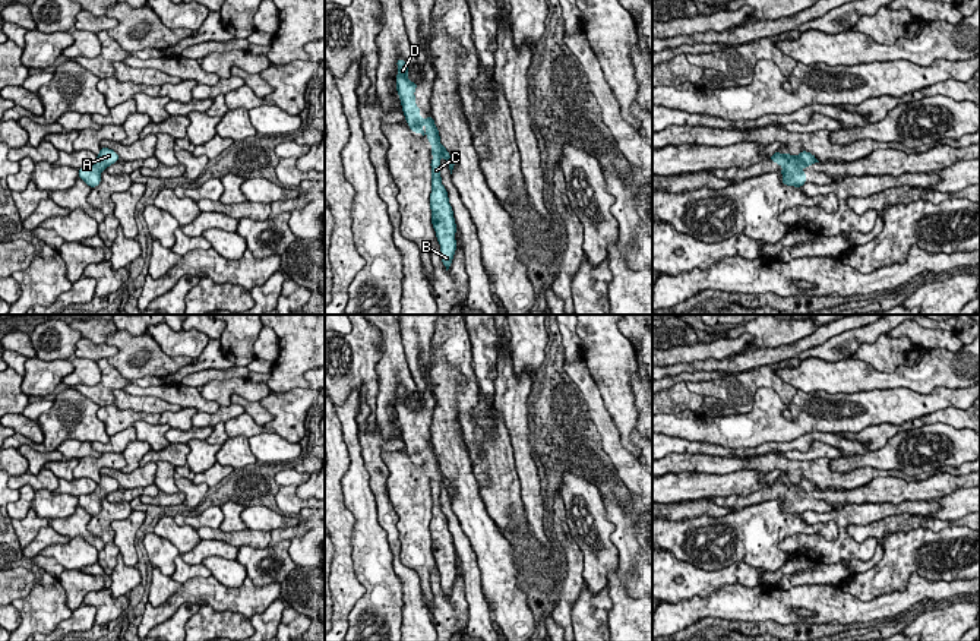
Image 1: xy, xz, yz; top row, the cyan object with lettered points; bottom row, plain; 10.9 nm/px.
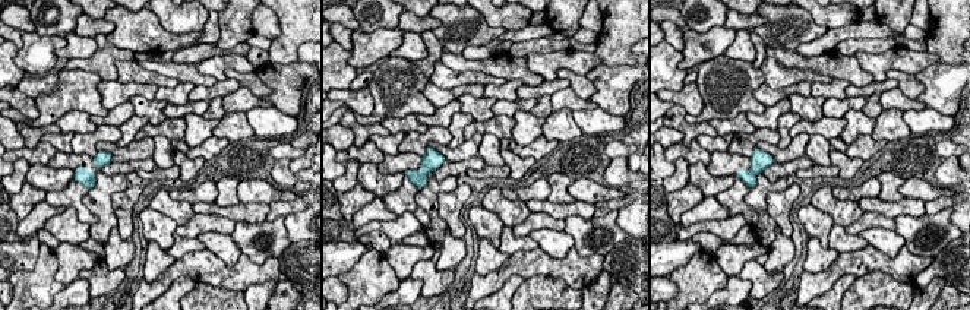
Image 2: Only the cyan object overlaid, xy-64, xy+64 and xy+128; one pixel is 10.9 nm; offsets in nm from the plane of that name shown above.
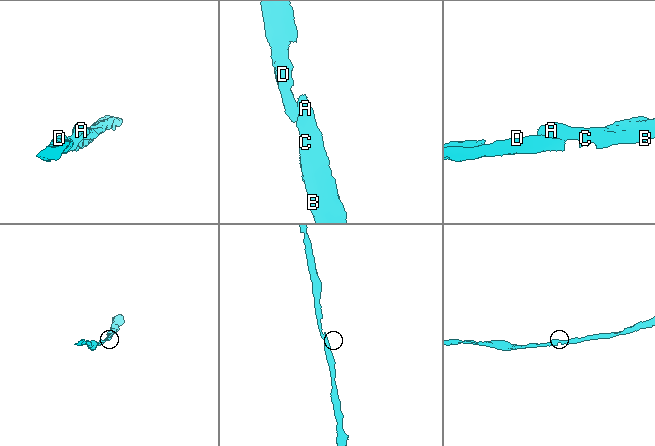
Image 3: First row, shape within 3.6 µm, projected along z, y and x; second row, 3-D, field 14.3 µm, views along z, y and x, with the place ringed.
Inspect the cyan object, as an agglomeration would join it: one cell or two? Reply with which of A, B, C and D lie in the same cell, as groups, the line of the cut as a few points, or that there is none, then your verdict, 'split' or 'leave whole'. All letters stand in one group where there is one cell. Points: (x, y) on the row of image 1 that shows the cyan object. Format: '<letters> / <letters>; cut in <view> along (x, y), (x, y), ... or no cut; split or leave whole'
A B C D; no cut; leave whole

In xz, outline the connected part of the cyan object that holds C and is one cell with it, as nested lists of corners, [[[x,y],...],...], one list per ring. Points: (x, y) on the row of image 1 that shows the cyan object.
[[[398,59],[398,75],[396,75],[396,92],[401,100],[402,113],[405,120],[414,133],[421,133],[427,136],[427,140],[431,145],[431,155],[433,160],[430,162],[431,167],[431,193],[430,193],[430,209],[431,209],[431,224],[436,231],[437,243],[440,244],[440,258],[446,268],[446,271],[452,265],[452,259],[456,250],[456,224],[453,218],[453,209],[449,203],[448,190],[442,184],[440,177],[440,158],[443,157],[448,162],[448,167],[453,170],[456,164],[455,160],[451,158],[451,154],[446,148],[440,143],[440,136],[437,126],[434,124],[433,117],[421,119],[420,117],[420,107],[415,105],[417,100],[414,91],[417,89],[417,83],[411,82],[407,75],[410,69],[405,64],[404,59]]]

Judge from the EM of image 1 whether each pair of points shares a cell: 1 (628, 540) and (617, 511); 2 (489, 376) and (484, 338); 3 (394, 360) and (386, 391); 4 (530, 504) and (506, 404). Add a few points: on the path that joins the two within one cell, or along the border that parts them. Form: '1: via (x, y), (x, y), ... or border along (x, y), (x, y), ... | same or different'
1: via (625, 533), (625, 526), (619, 518) | same
2: via (484, 368), (484, 347) | same
3: via (392, 368), (388, 384) | same
4: via (528, 479), (518, 429) | same

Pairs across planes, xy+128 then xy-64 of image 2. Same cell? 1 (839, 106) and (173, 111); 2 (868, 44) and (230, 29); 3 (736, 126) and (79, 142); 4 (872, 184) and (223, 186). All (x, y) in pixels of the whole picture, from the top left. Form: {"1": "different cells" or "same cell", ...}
{"1": "same cell", "2": "different cells", "3": "different cells", "4": "different cells"}

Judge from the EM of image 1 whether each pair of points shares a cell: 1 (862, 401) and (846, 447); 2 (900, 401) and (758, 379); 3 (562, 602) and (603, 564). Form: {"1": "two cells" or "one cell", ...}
{"1": "two cells", "2": "two cells", "3": "two cells"}

